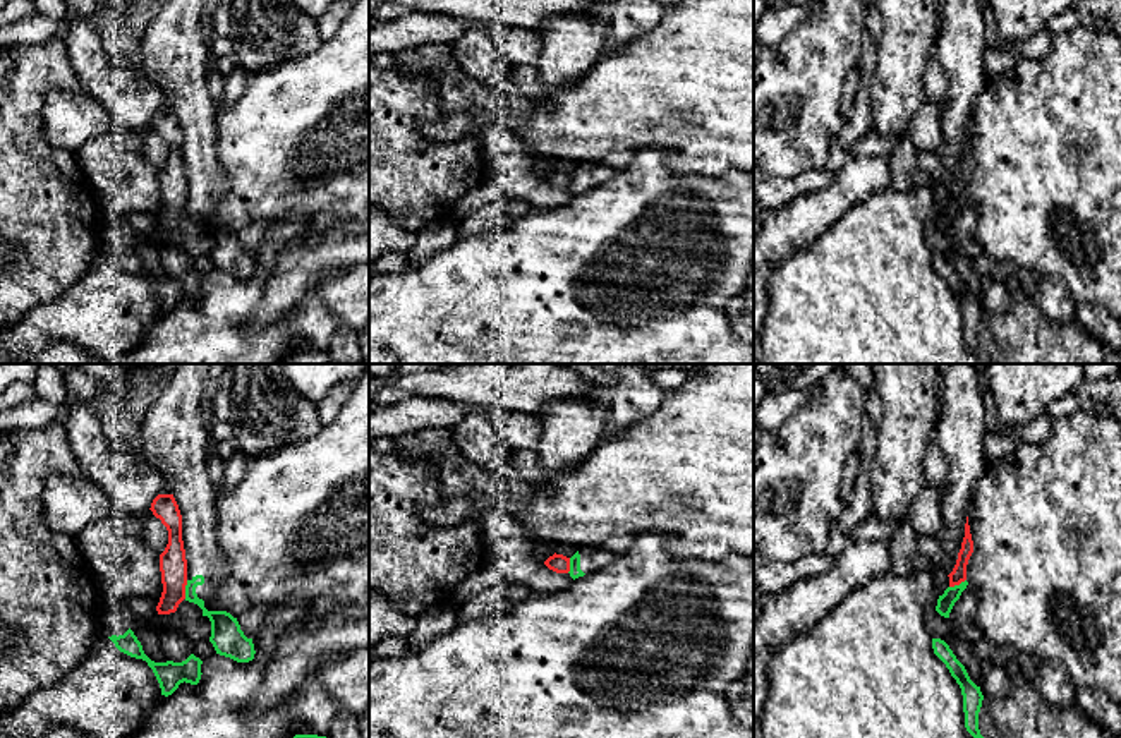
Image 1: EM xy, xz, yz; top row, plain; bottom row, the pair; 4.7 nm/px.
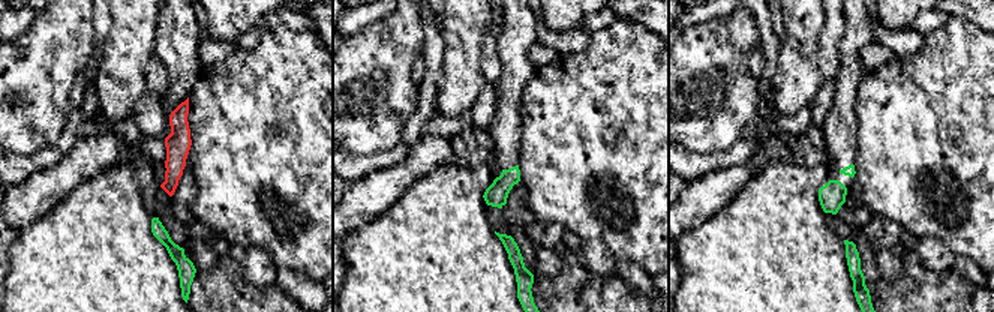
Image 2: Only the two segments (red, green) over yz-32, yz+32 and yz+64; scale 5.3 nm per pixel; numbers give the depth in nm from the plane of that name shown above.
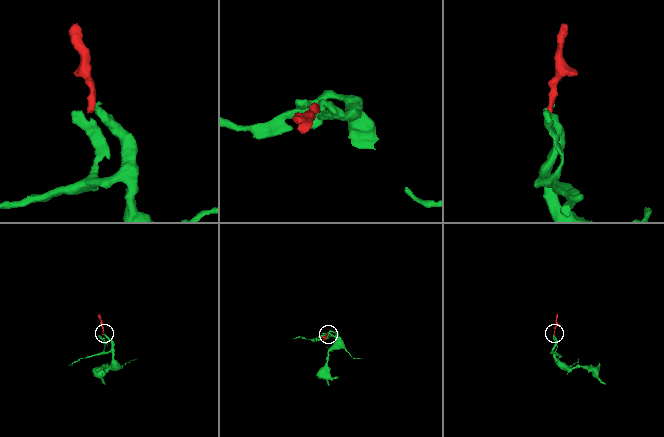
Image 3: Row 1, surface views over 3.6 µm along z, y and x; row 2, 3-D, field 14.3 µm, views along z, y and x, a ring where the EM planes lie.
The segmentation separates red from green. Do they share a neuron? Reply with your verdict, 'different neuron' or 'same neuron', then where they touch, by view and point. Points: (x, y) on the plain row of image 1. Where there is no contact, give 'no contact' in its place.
different neuron; meets red in xy at (184, 205)

